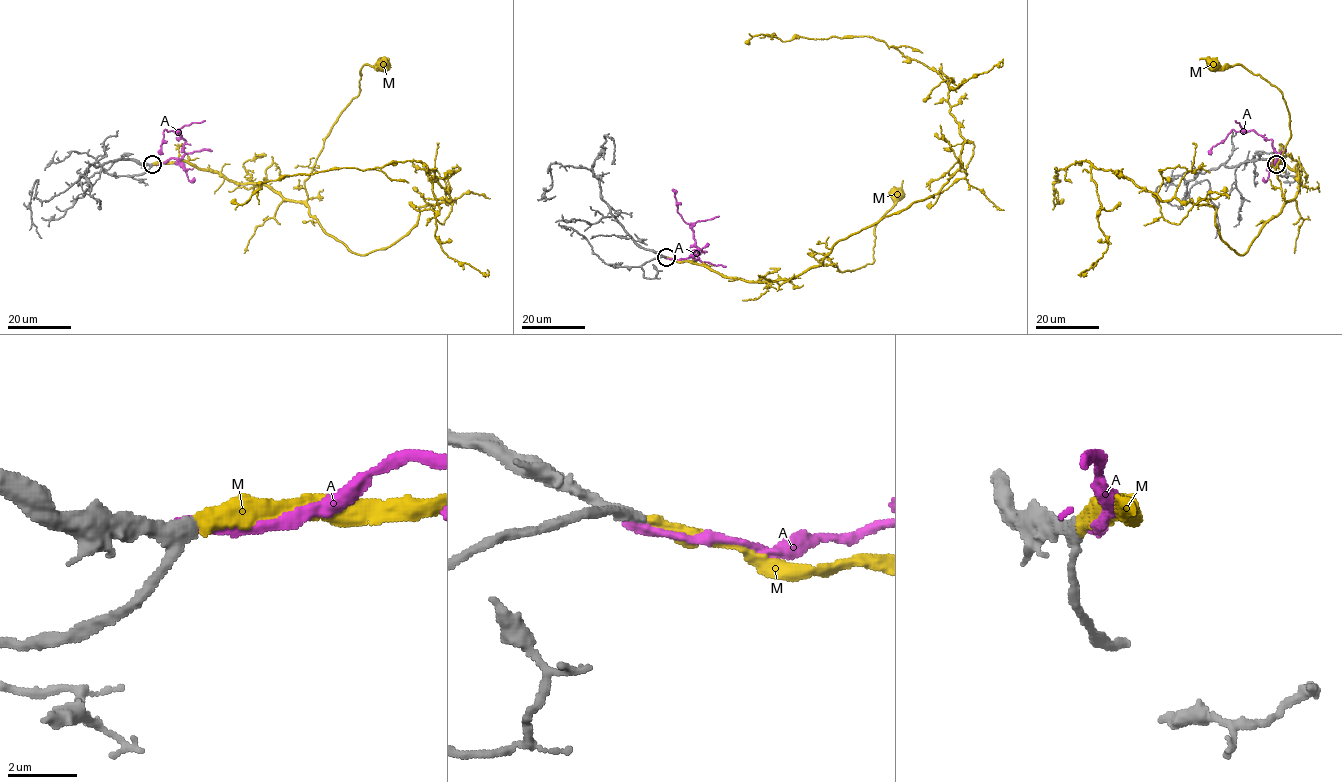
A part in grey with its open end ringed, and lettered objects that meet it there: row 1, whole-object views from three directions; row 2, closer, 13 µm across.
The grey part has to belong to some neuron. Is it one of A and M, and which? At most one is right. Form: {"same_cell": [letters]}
{"same_cell": ["M"]}

